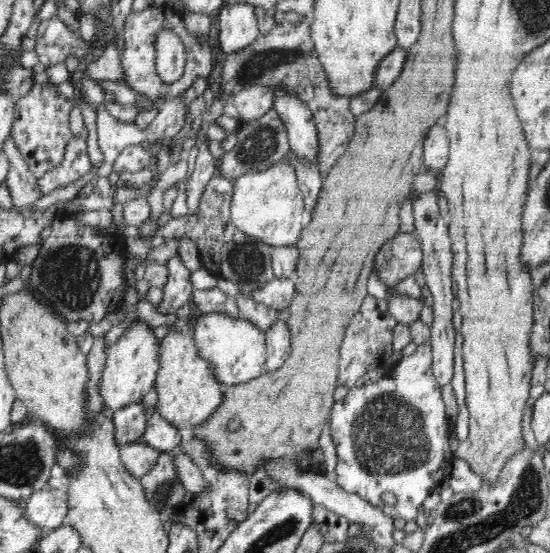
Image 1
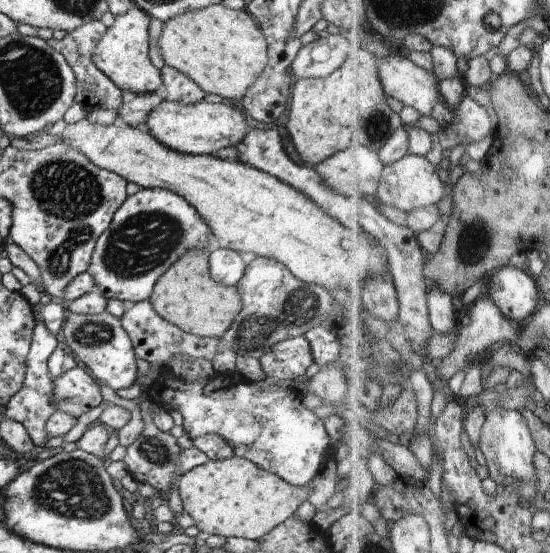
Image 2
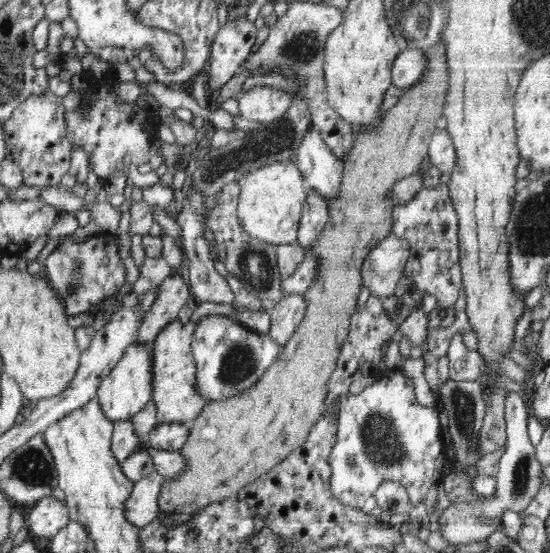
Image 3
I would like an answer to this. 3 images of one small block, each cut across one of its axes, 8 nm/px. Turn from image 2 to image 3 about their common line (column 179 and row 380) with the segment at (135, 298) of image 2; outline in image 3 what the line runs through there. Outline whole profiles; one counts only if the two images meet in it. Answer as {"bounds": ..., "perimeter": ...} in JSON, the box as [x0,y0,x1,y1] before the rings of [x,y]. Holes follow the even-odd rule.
{"bounds":[191,314,281,402],"perimeter":[[[214,314],[200,317],[192,333],[191,353],[196,364],[196,391],[208,402],[233,398],[252,389],[267,374],[281,351],[274,337],[246,327],[234,316]]]}

